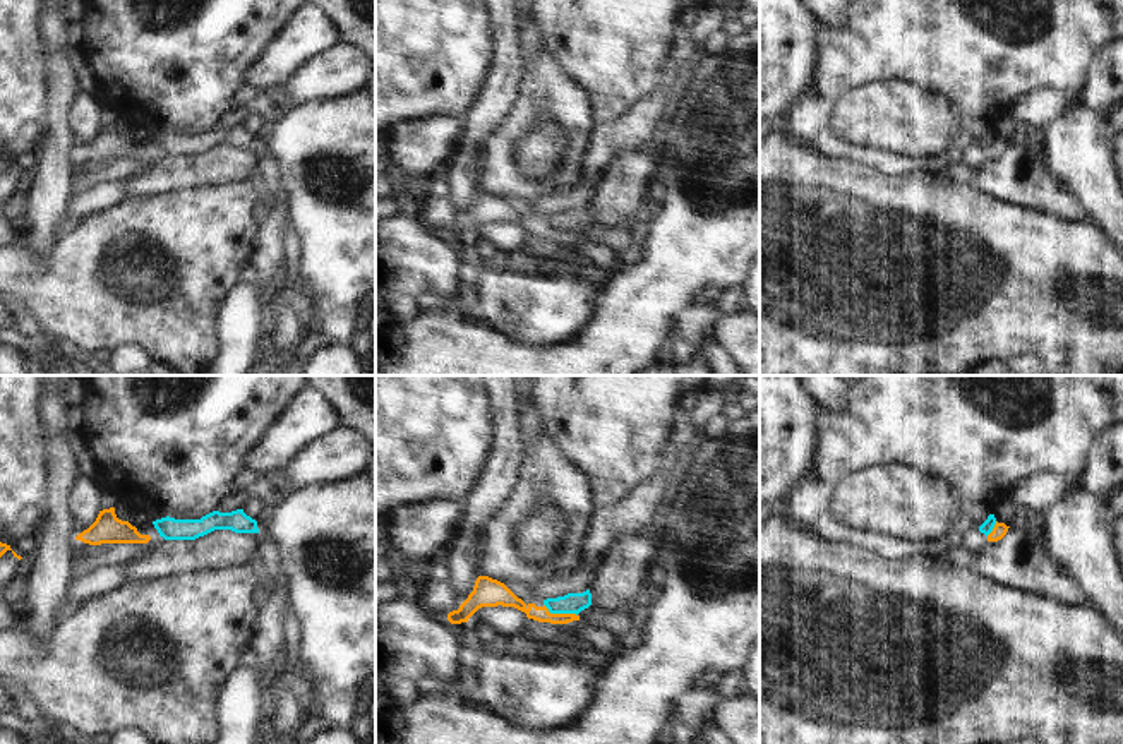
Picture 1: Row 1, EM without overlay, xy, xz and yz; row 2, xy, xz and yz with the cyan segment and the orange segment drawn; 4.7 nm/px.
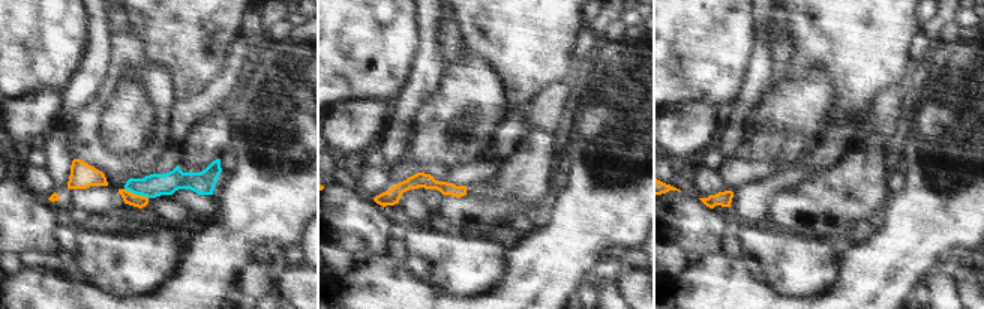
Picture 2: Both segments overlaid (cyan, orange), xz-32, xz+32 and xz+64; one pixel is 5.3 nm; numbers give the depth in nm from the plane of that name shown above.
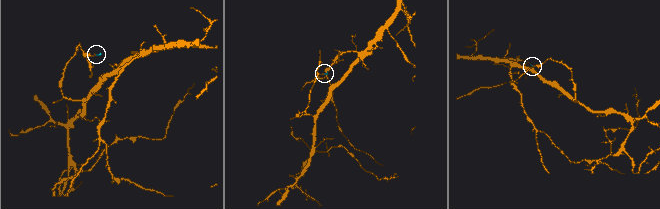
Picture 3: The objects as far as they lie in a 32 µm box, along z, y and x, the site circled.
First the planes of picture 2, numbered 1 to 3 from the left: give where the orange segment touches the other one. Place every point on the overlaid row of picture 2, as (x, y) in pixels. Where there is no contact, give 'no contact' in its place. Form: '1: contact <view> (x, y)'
1: contact xz-32 (137, 194)
2: no contact
3: no contact

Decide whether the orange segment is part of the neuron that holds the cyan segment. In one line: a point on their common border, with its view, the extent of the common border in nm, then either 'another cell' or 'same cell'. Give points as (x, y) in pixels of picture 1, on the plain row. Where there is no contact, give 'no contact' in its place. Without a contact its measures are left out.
contact xz (559, 228); length 170 nm; another cell

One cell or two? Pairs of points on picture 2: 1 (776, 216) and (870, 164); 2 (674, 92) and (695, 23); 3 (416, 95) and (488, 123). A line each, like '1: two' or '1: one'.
1: one
2: one
3: two

